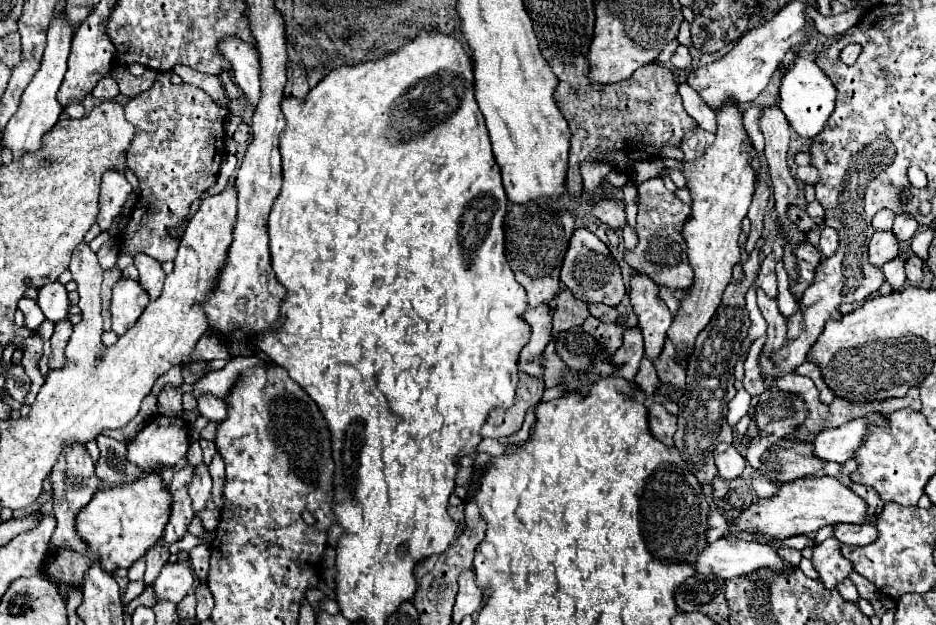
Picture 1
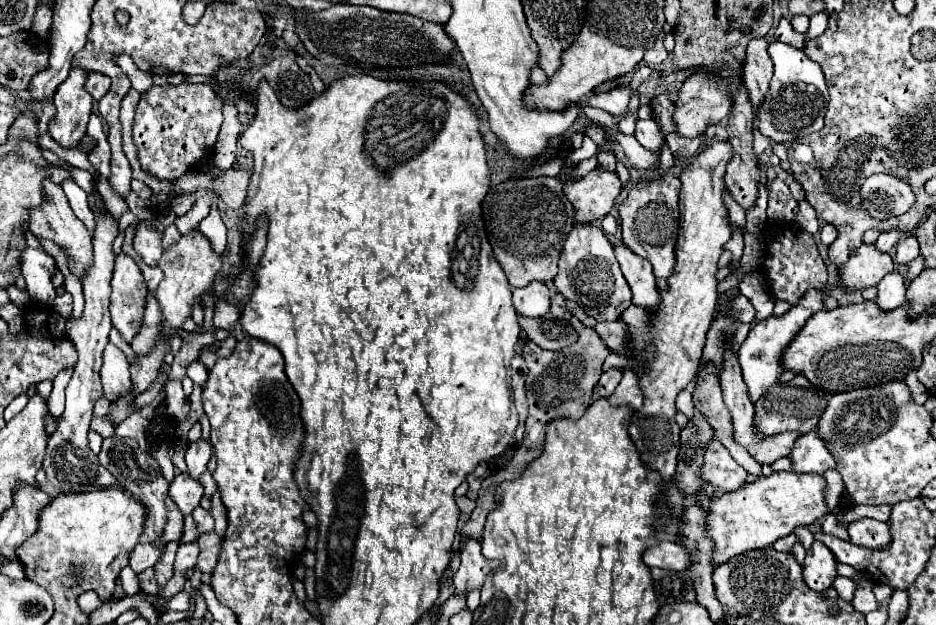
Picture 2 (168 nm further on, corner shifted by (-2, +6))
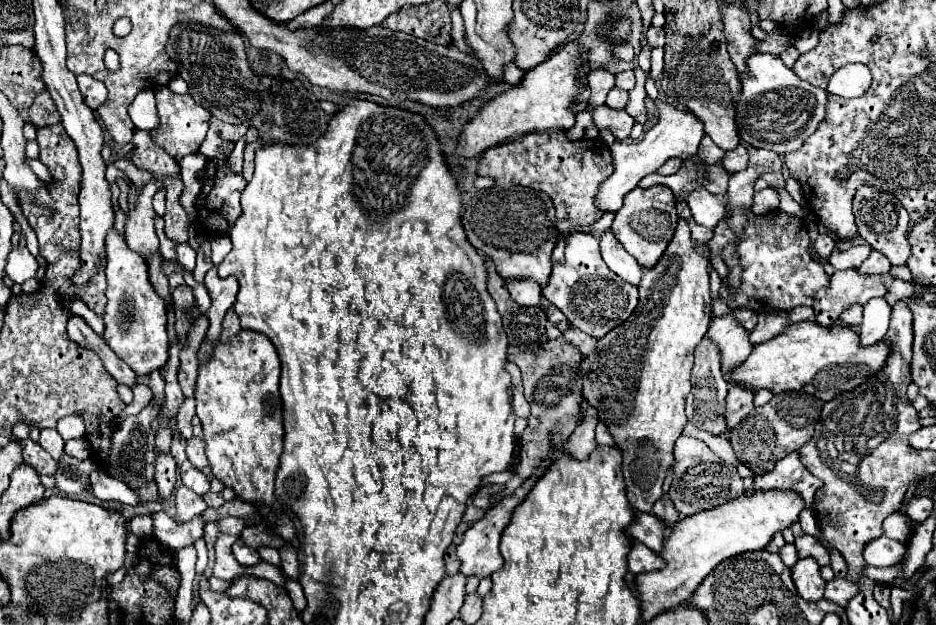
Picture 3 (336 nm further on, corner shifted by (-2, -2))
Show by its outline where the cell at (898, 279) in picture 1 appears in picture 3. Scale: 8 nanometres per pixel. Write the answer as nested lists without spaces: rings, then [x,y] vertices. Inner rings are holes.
[[[875,297],[871,299],[867,305],[863,305],[863,323],[861,323],[861,331],[859,331],[859,343],[863,347],[869,347],[873,343],[879,343],[887,329],[889,329],[889,317],[891,317],[891,307],[887,305],[887,301],[883,297]]]

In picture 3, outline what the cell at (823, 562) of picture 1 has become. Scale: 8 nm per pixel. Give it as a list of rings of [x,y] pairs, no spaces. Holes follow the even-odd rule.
[[[799,559],[797,565],[791,569],[793,583],[797,587],[797,593],[805,601],[819,601],[825,591],[825,581],[819,573],[819,565],[815,559]]]

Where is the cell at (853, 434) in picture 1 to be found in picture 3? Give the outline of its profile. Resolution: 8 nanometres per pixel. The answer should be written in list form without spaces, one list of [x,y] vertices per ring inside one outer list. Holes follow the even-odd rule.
[[[791,453],[785,459],[781,459],[773,471],[765,475],[757,475],[751,487],[753,491],[769,491],[769,489],[795,491],[797,495],[803,495],[805,507],[809,509],[813,505],[815,491],[823,487],[823,483],[819,483],[819,479],[805,469],[797,453]]]

